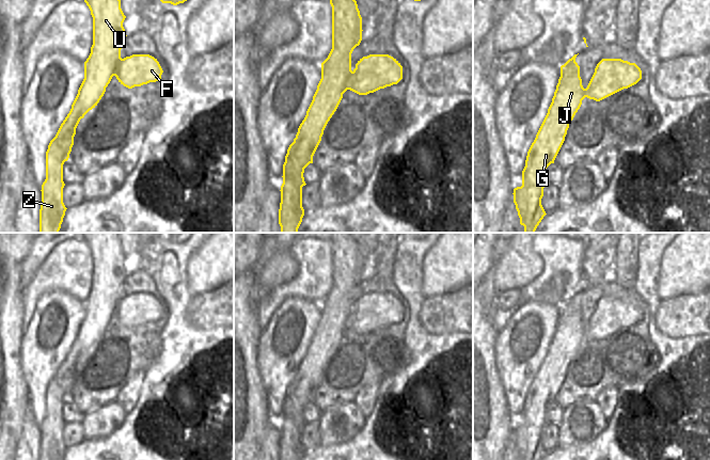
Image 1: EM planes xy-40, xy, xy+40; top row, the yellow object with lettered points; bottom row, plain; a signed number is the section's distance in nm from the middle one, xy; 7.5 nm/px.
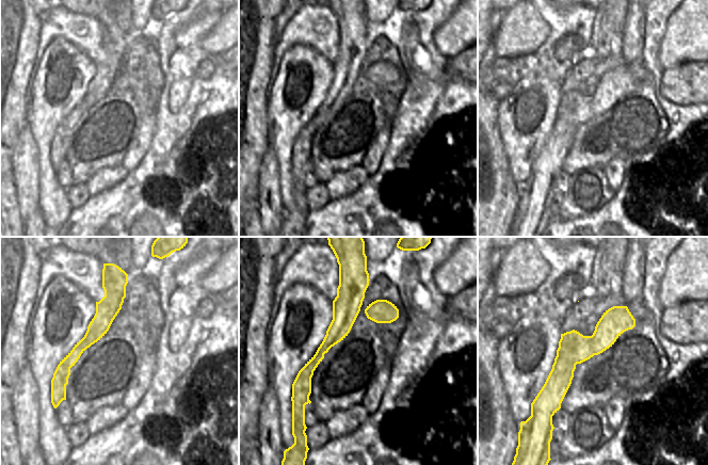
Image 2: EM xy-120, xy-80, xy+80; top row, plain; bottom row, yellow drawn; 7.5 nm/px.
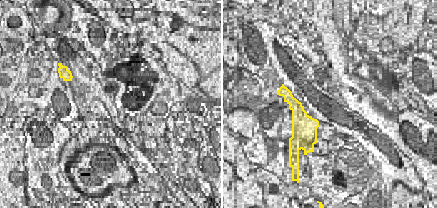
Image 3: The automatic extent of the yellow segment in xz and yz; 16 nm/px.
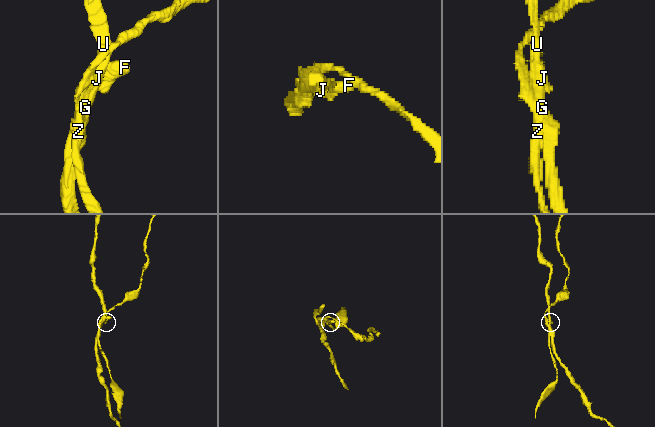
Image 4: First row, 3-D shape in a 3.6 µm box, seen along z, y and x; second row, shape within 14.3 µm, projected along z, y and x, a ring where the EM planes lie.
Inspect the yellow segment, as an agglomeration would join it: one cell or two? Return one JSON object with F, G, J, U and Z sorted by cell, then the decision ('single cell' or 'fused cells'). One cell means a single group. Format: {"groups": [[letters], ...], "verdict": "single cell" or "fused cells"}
{"groups": [["F", "G", "J", "U"], ["Z"]], "verdict": "fused cells"}

